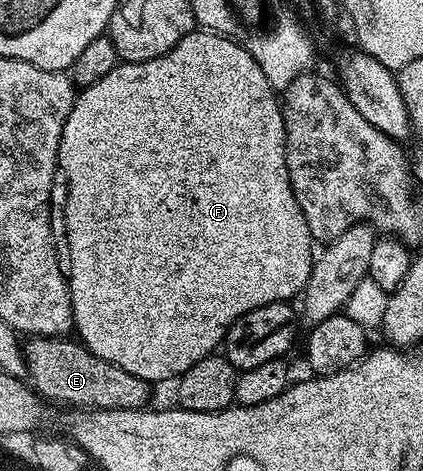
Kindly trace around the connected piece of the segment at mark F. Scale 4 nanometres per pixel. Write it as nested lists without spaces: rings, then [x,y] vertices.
[[[196,28],[188,32],[169,52],[157,56],[153,60],[144,62],[124,62],[120,61],[119,65],[113,68],[97,84],[82,87],[78,91],[73,108],[69,112],[69,120],[65,120],[65,128],[61,132],[61,144],[59,145],[59,164],[58,169],[67,177],[67,199],[63,202],[63,226],[67,229],[67,254],[65,250],[65,270],[69,275],[69,285],[71,288],[71,307],[73,308],[73,320],[75,321],[74,333],[78,341],[86,346],[89,352],[101,356],[101,360],[109,360],[109,364],[117,364],[117,368],[125,368],[125,372],[133,372],[141,380],[158,384],[166,378],[171,380],[178,379],[180,374],[184,374],[197,360],[205,360],[209,355],[216,353],[224,345],[229,328],[241,316],[253,312],[253,308],[261,308],[265,304],[274,302],[285,302],[302,295],[303,289],[307,287],[307,281],[311,275],[311,264],[313,253],[313,239],[309,232],[309,224],[305,224],[305,212],[301,212],[301,204],[297,204],[297,196],[291,187],[289,180],[289,168],[285,164],[285,124],[283,123],[283,108],[280,99],[277,97],[277,91],[265,80],[265,72],[261,72],[261,64],[253,60],[250,49],[239,42],[234,42],[234,37],[226,34],[216,34],[213,30],[204,30]]]

